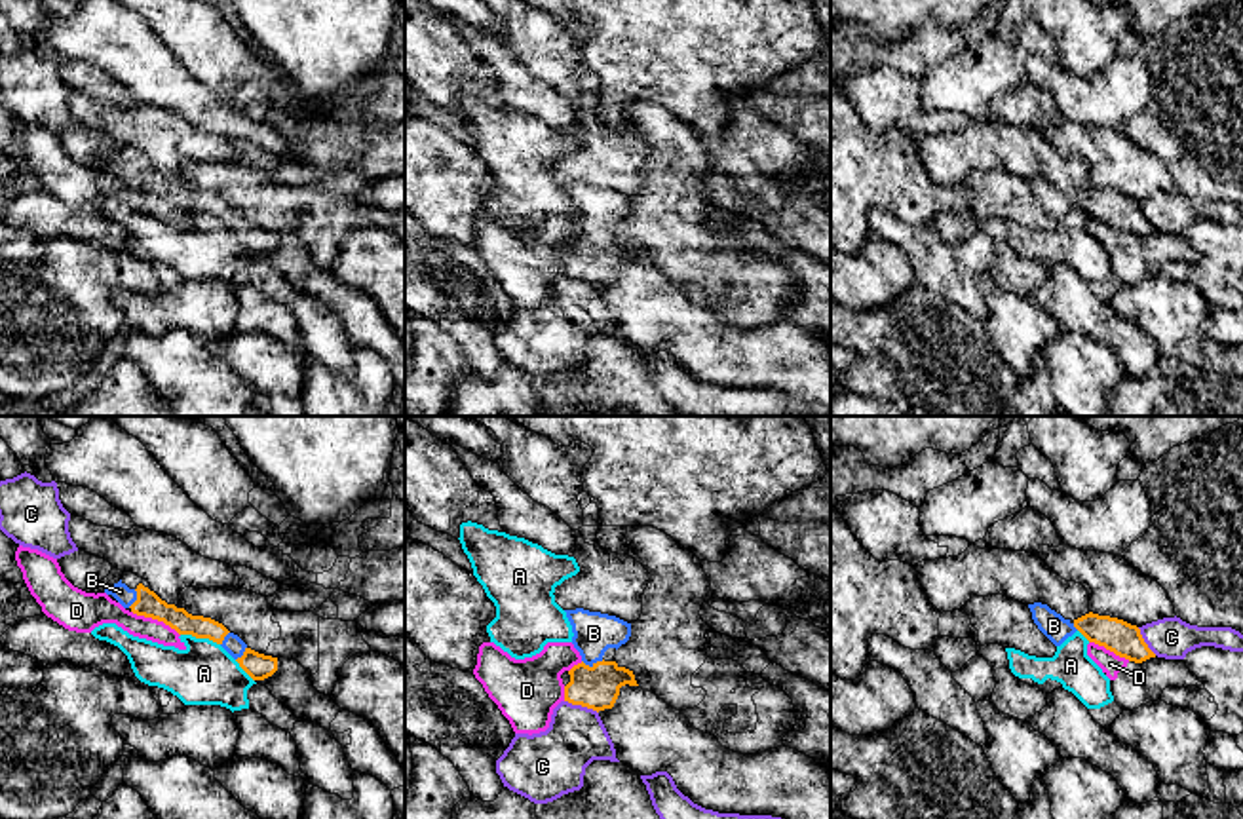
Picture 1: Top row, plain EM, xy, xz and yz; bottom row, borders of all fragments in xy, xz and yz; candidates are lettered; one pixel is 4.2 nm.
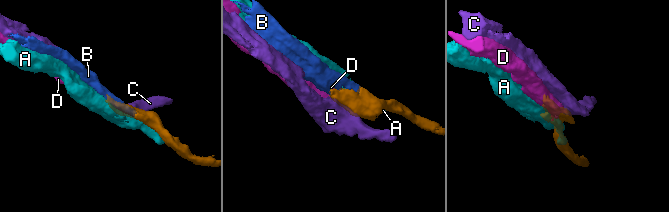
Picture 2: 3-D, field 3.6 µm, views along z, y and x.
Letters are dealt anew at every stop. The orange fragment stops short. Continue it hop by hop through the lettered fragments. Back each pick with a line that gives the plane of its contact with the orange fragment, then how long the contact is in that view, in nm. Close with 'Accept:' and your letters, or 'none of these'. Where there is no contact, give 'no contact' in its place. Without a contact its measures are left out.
B: xz | 100 nm
Accept: B

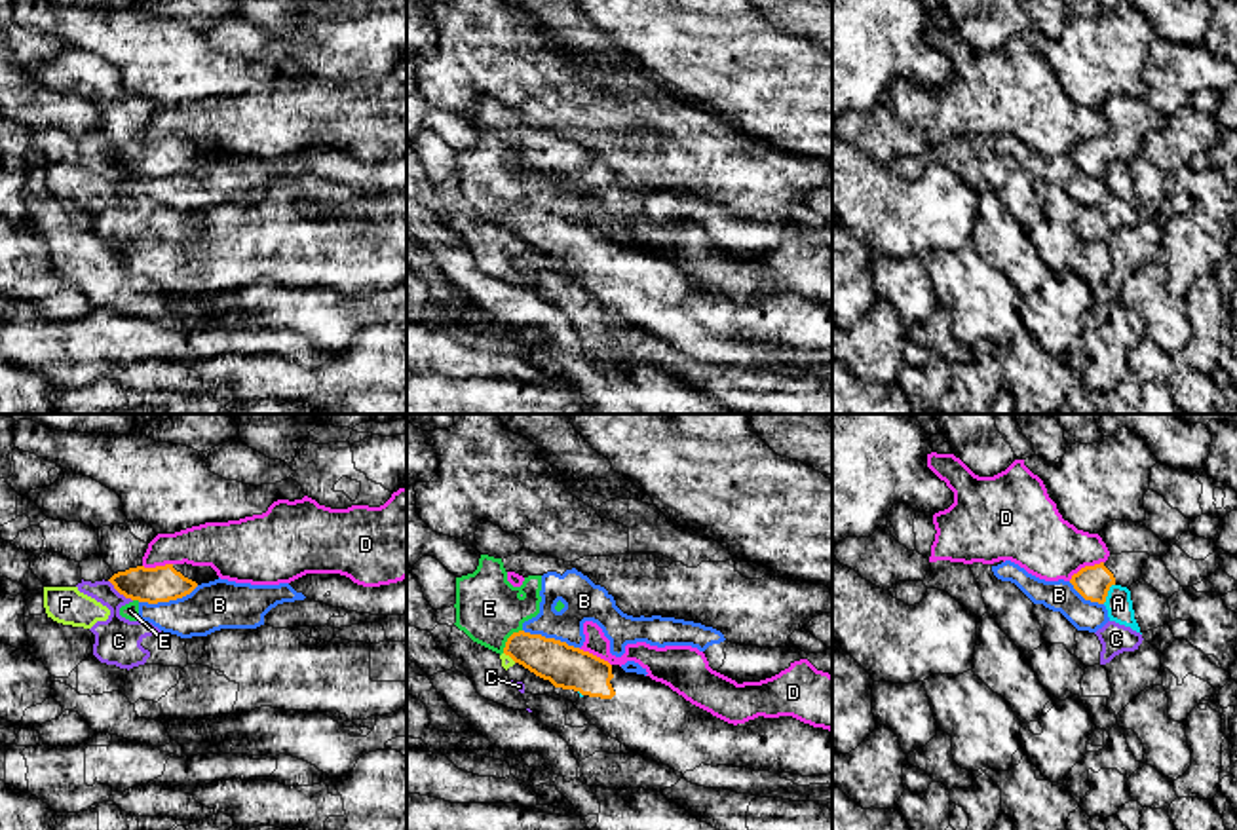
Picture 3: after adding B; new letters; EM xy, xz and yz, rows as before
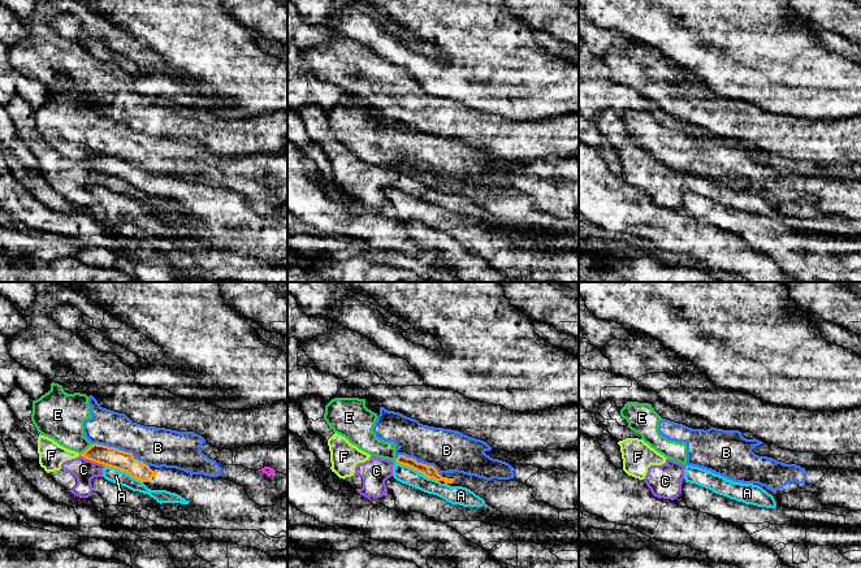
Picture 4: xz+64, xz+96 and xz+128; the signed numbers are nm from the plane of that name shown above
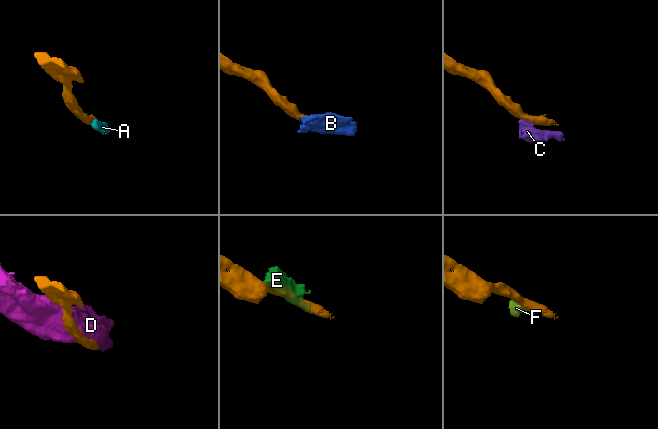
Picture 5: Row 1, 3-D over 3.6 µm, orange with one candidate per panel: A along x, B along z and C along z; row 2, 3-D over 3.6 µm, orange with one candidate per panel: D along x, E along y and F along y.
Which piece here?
Accept: none of these

